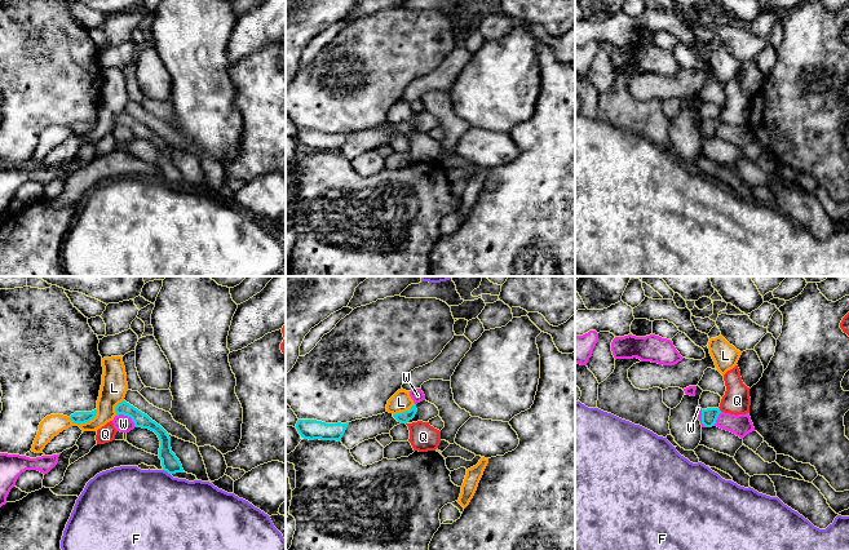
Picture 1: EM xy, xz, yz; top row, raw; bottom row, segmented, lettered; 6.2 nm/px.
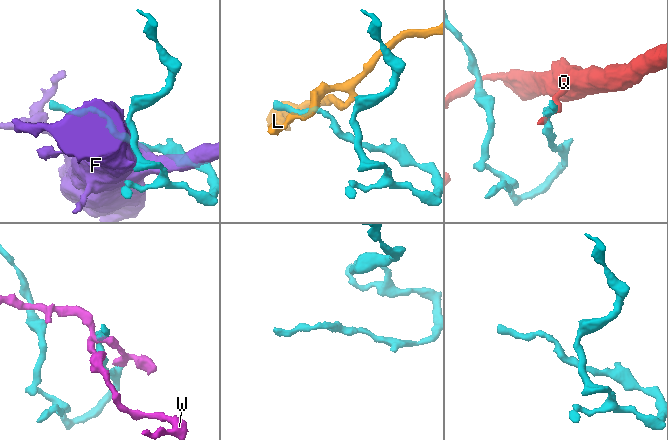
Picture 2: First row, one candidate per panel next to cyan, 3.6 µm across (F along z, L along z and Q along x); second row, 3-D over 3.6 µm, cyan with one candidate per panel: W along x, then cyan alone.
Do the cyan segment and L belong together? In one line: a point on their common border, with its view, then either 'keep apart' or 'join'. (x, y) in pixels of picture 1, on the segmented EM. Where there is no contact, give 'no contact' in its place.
meets cyan in xy at (84, 422); keep apart

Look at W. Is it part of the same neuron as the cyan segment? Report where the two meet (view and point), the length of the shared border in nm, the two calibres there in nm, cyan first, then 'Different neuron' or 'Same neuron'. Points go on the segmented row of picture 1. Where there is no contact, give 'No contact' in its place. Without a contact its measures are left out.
Touches cyan at xy (128, 416). Shared border 150 nm. Thickness 90 nm (cyan) against 110 nm. Different neuron

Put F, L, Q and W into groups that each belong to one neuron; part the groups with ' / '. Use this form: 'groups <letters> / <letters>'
groups F / L / Q / W

